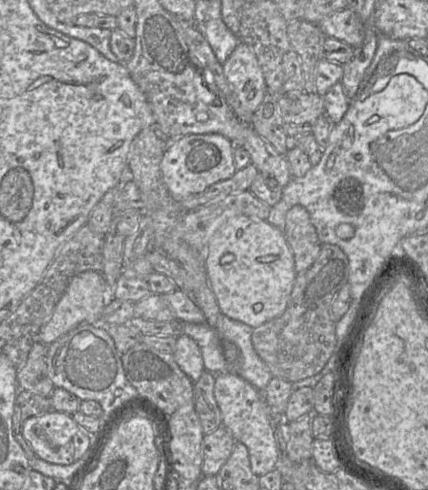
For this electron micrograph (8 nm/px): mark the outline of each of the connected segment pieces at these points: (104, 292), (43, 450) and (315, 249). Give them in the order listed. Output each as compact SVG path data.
M85 271L73 277L56 303L48 321L40 329L39 342L42 344L50 344L78 325L91 324L96 320L100 321L104 327L108 322L102 318L102 312L107 303L113 299L112 290L101 273Z
M49 411L27 418L22 424L22 435L37 457L54 464L69 465L82 460L86 465L95 452L100 434L84 430L71 415Z
M296 205L289 209L282 230L293 252L297 273L305 271L315 262L322 247L306 208Z

